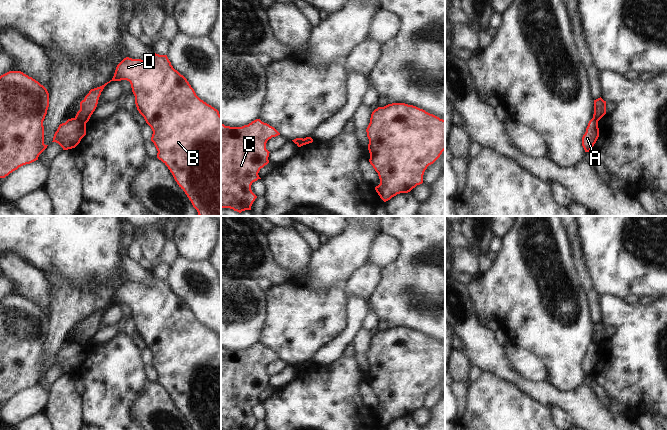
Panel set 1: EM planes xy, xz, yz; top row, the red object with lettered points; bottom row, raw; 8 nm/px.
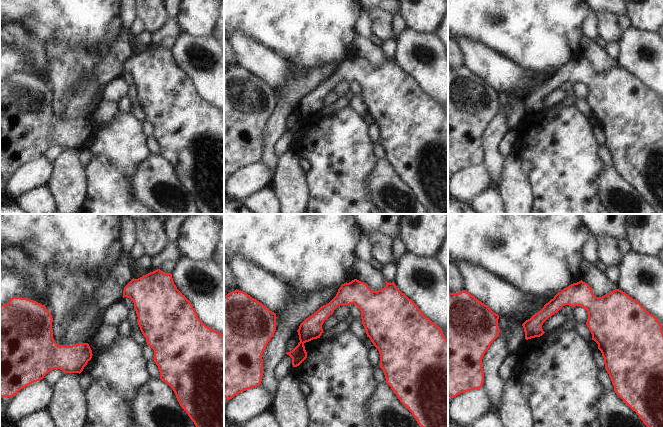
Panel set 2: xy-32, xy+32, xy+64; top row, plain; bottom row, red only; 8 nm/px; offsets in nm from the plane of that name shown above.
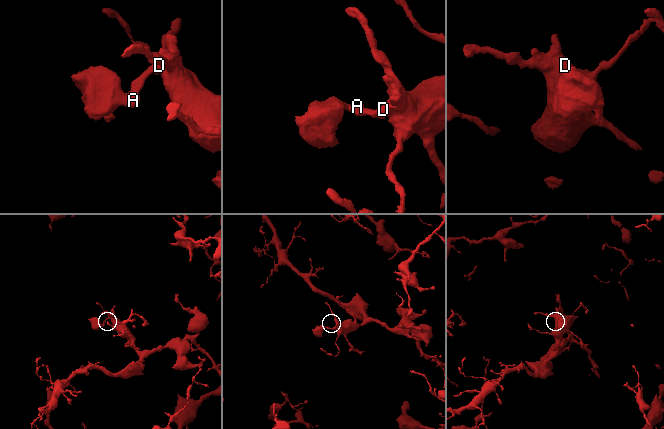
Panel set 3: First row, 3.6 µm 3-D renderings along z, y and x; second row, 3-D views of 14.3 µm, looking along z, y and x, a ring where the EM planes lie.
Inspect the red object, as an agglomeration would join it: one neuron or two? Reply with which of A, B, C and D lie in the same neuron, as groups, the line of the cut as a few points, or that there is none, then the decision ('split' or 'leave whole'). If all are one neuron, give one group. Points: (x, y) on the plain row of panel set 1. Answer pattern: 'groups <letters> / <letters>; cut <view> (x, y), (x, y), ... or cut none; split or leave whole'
groups A C / B D; cut xy (74, 342), (85, 347); split

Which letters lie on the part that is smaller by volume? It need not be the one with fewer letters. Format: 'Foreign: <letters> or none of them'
Foreign: A, C

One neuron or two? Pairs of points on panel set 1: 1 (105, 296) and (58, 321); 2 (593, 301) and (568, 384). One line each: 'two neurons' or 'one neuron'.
1: one neuron
2: two neurons

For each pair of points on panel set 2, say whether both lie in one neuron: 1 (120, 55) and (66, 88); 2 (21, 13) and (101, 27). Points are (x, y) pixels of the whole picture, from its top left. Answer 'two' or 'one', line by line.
1: one
2: one

